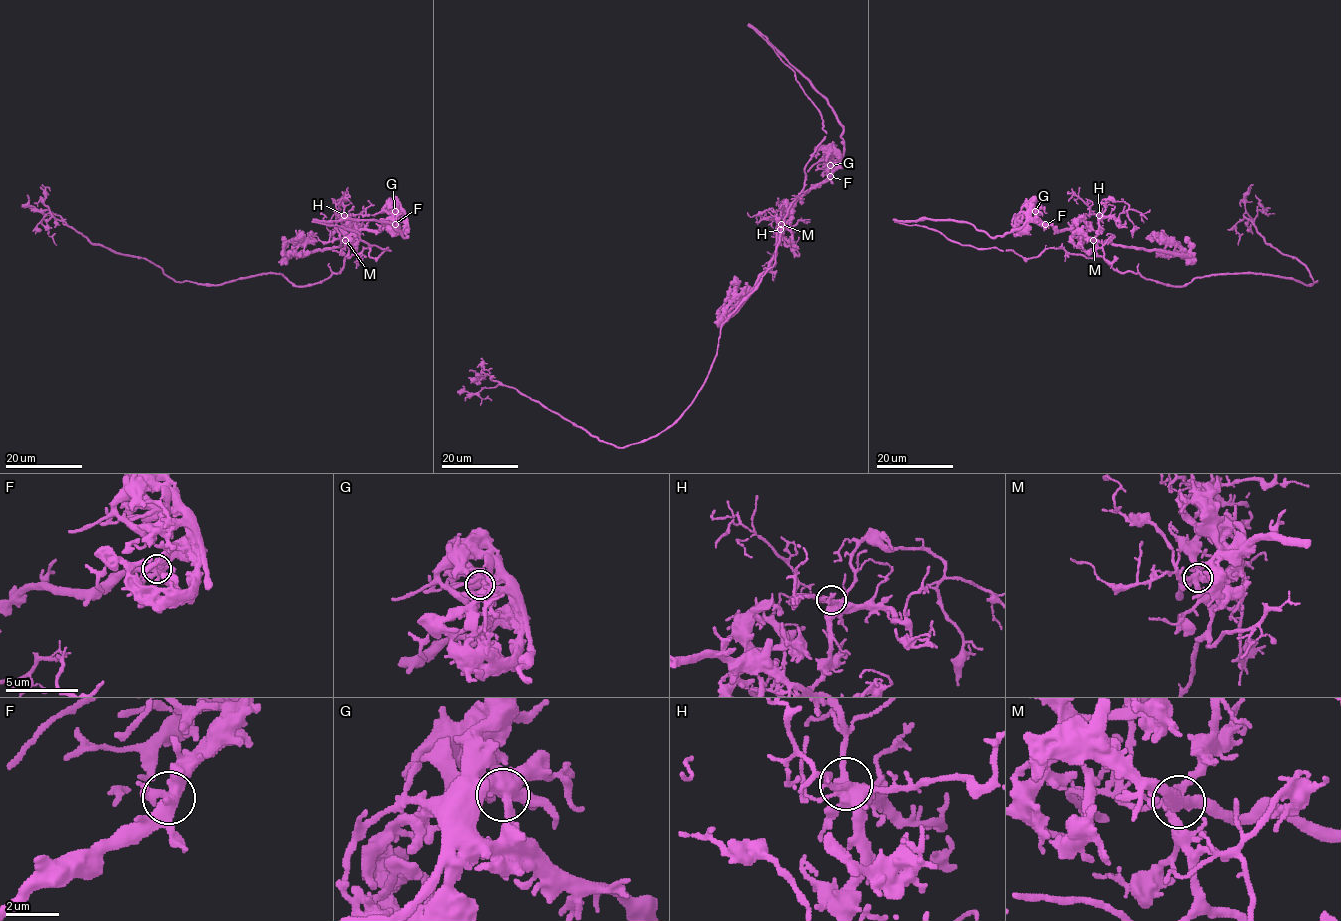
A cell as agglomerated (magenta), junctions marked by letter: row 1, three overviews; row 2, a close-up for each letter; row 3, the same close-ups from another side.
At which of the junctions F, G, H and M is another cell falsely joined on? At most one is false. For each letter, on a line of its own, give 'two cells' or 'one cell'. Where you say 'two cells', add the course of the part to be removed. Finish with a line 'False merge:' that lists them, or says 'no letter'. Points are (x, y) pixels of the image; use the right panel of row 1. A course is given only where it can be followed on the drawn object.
F: one cell
G: one cell
H: one cell
M: two cells; course (1093, 240), (1095, 252), (1115, 269), (1172, 286), (1256, 273), (1316, 282), (1243, 215), (1248, 191)
False merge: M

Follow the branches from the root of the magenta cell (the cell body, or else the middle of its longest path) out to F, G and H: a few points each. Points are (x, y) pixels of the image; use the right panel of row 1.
F: (1139, 273), (1118, 272), (1097, 254), (1095, 245), (1086, 236), (1045, 224)
G: (1139, 273), (1118, 272), (1097, 254), (1095, 245), (1086, 236), (1071, 230), (1057, 230), (1042, 222), (1035, 211)
H: (1139, 273), (1118, 272), (1097, 254), (1093, 240), (1097, 235), (1099, 215)

